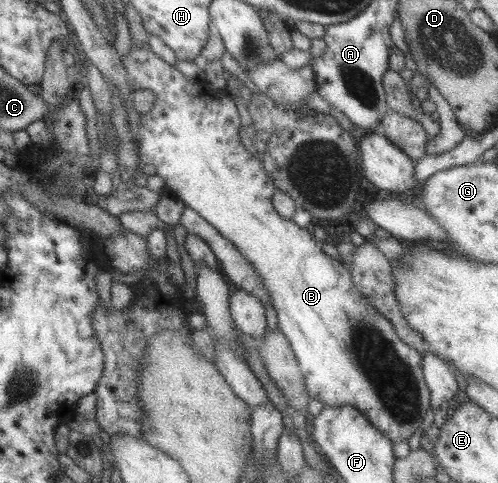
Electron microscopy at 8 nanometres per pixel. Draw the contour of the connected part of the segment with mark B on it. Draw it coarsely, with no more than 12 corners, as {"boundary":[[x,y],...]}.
{"boundary":[[121,55],[138,158],[251,266],[311,399],[391,444],[422,356],[272,207],[227,89]]}

